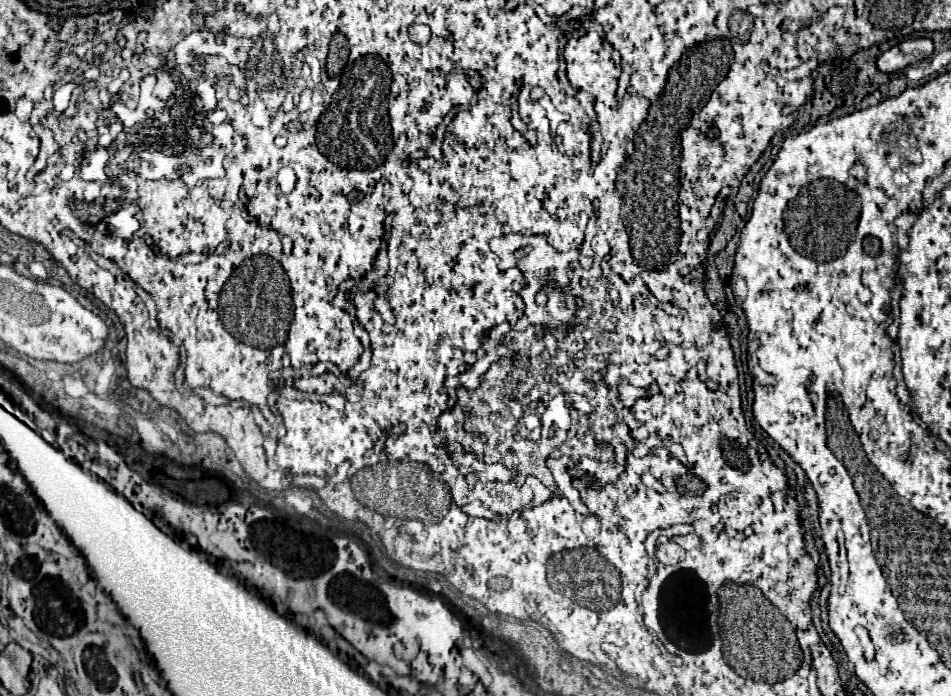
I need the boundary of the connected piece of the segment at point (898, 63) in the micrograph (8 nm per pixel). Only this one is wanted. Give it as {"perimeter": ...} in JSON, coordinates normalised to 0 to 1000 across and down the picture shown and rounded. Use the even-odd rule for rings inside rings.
{"perimeter":[[[977,55],[966,57],[952,57],[945,66],[939,66],[937,72],[928,75],[922,83],[922,98],[926,103],[943,103],[954,98],[960,89],[966,89],[971,83],[977,83],[981,78],[981,60]]]}

